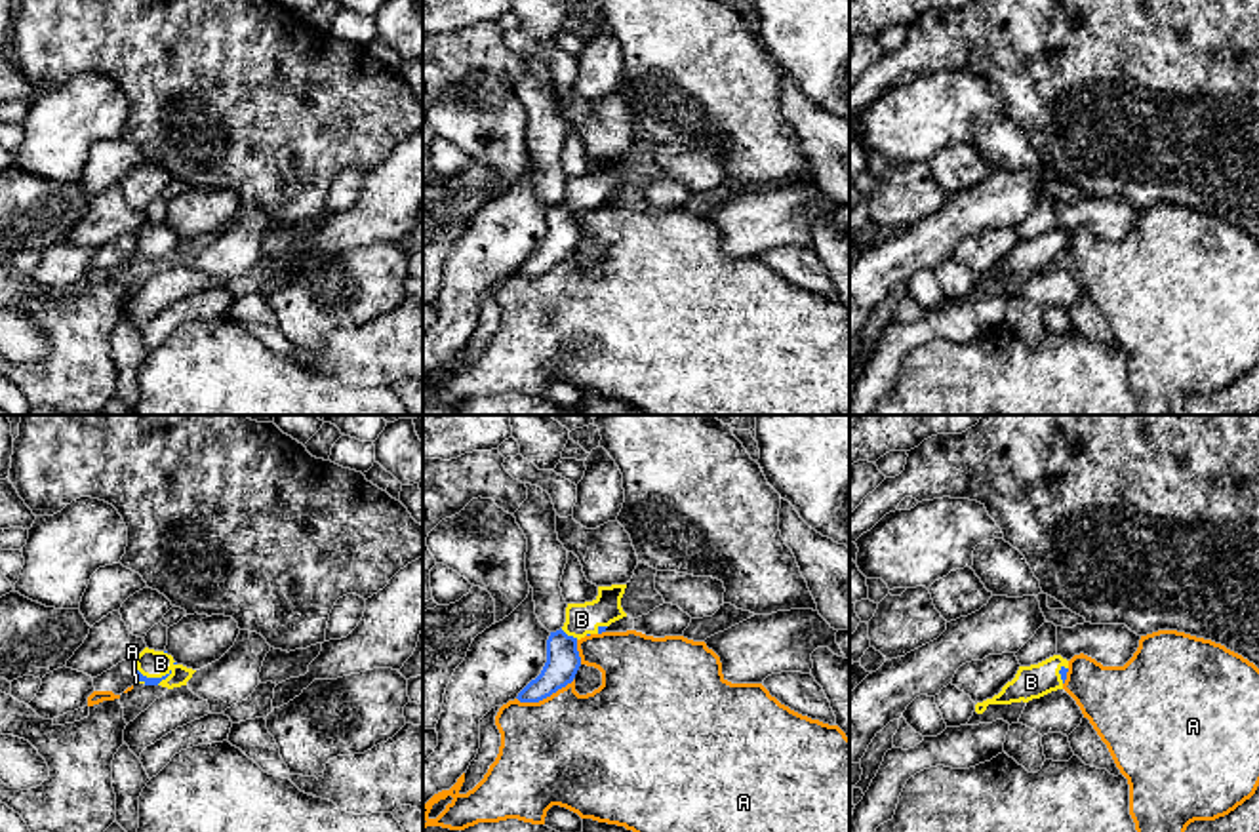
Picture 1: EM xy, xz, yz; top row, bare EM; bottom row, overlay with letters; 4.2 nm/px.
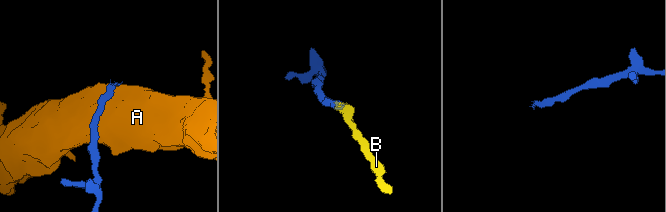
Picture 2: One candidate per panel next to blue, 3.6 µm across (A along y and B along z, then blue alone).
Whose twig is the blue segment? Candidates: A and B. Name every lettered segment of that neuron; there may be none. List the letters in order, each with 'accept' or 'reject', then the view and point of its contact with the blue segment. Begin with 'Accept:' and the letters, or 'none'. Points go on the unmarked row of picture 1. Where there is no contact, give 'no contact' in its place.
Accept: B
A: reject; contact xz (545, 271)
B: accept; contact xy (155, 252)

